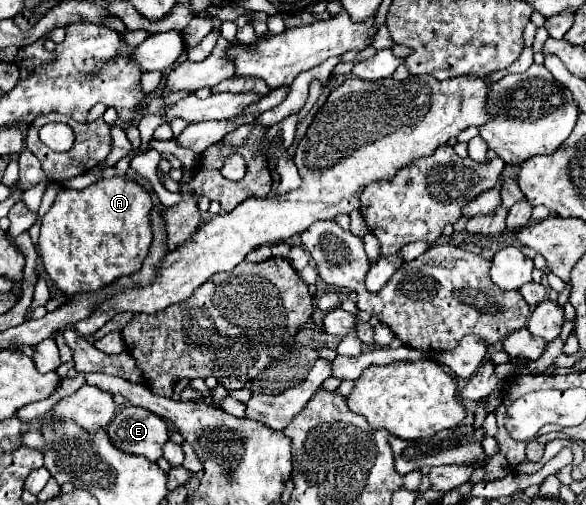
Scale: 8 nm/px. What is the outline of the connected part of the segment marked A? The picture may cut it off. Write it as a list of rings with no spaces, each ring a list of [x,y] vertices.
[[[129,158],[117,162],[117,174],[111,178],[99,178],[95,184],[85,190],[59,190],[53,206],[41,220],[41,232],[37,240],[37,252],[43,260],[45,272],[55,282],[55,286],[65,294],[83,294],[97,292],[121,276],[129,276],[141,270],[141,264],[153,242],[151,234],[151,208],[153,200],[149,192],[135,180],[129,180],[127,174]]]

